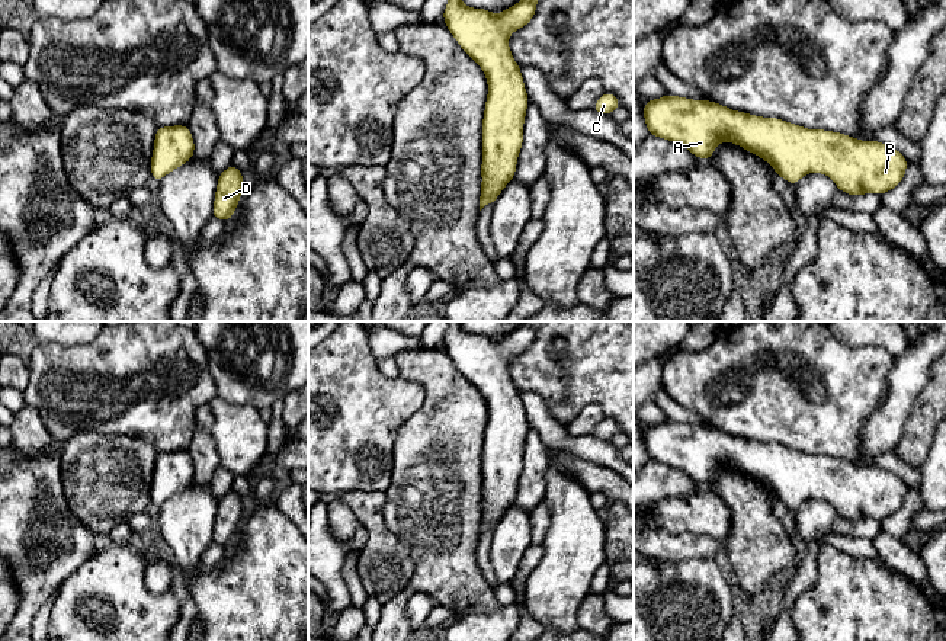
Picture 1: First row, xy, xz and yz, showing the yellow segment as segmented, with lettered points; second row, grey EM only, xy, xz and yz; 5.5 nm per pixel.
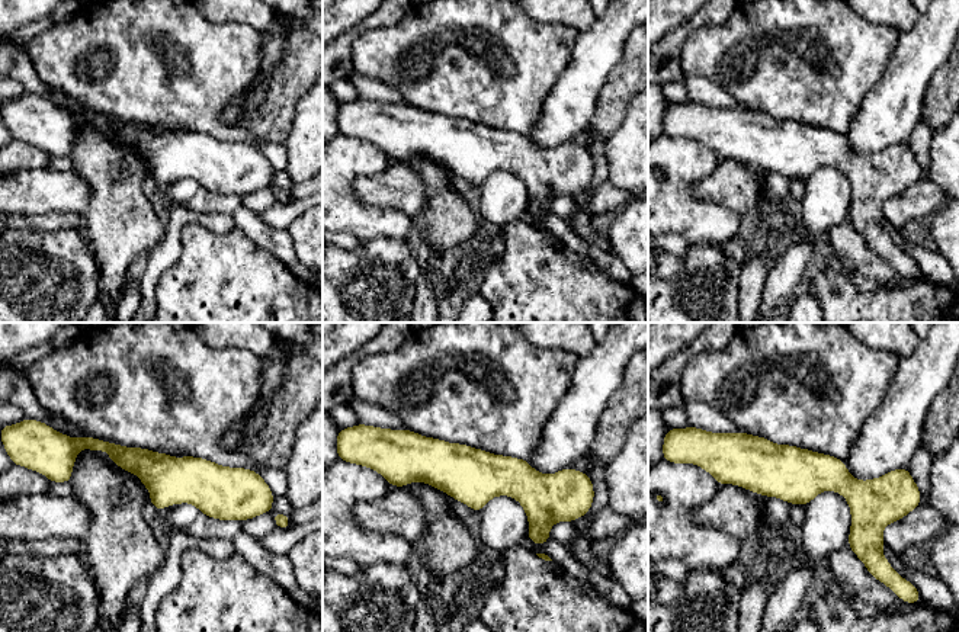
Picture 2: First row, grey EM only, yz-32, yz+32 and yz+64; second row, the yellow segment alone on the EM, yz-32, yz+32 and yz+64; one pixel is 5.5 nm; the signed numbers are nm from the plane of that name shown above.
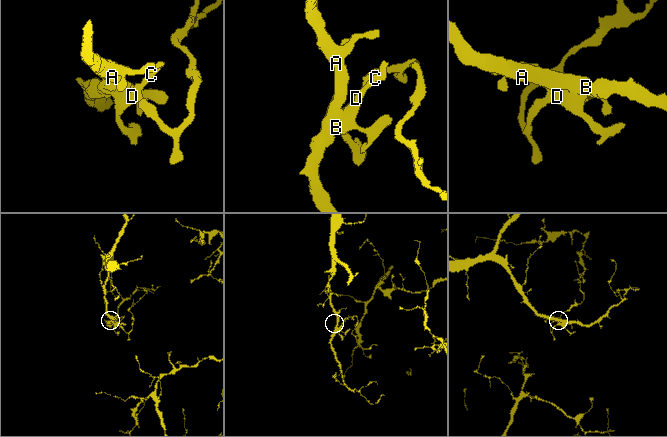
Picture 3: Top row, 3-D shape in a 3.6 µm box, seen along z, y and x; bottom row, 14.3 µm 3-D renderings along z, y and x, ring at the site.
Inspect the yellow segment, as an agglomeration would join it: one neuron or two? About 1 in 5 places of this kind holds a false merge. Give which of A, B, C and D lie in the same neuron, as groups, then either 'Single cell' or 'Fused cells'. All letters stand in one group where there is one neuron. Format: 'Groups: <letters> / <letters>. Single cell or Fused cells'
Groups: A B C D. Single cell

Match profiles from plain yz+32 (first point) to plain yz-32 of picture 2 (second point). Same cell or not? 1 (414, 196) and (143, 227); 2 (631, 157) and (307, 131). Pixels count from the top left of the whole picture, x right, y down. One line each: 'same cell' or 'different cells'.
1: different cells
2: same cell

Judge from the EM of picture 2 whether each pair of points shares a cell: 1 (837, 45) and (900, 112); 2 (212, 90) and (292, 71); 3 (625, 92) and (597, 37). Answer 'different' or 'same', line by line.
1: different
2: different
3: different

